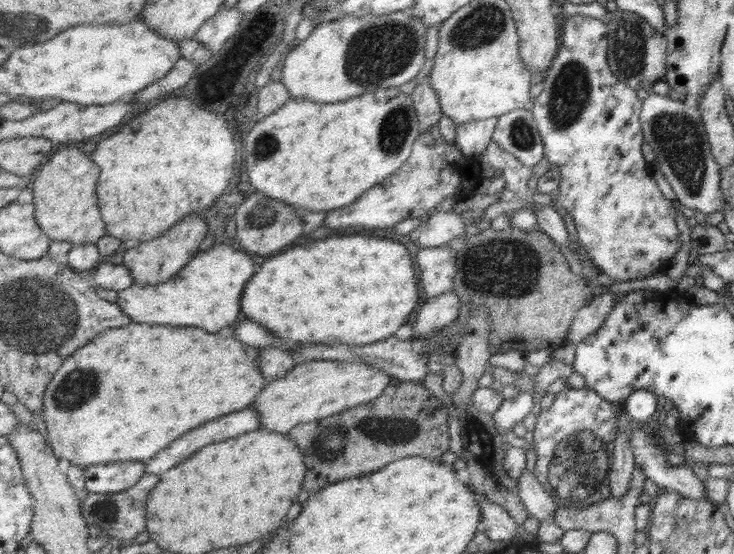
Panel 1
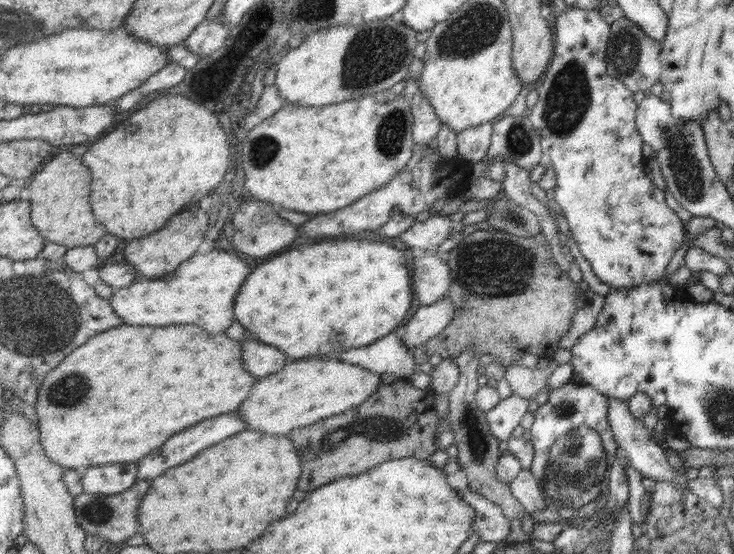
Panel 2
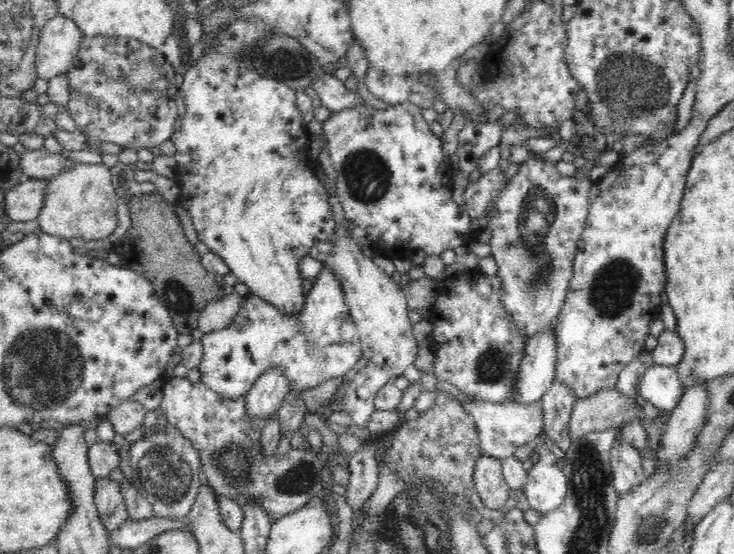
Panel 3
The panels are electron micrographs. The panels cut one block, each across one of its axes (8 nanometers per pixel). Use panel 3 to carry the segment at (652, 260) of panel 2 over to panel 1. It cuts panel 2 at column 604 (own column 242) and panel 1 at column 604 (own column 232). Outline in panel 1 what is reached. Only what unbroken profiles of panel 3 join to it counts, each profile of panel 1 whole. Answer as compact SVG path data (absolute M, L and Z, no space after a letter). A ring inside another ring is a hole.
M577 15L564 17L561 28L561 48L559 48L554 61L551 62L550 69L543 74L542 86L534 97L533 112L538 122L539 133L543 138L545 157L560 174L556 201L571 217L580 248L586 252L586 256L598 268L598 273L605 274L605 276L609 276L616 282L625 282L625 280L637 280L648 274L663 272L667 262L673 258L673 255L678 250L680 241L679 232L675 227L675 208L657 189L657 185L655 185L651 177L650 164L645 162L643 155L641 155L641 144L643 144L644 140L640 129L639 114L642 102L637 99L635 91L630 86L621 83L618 78L615 78L614 74L611 74L606 61L606 32L607 27L604 20L600 21L590 16Z

